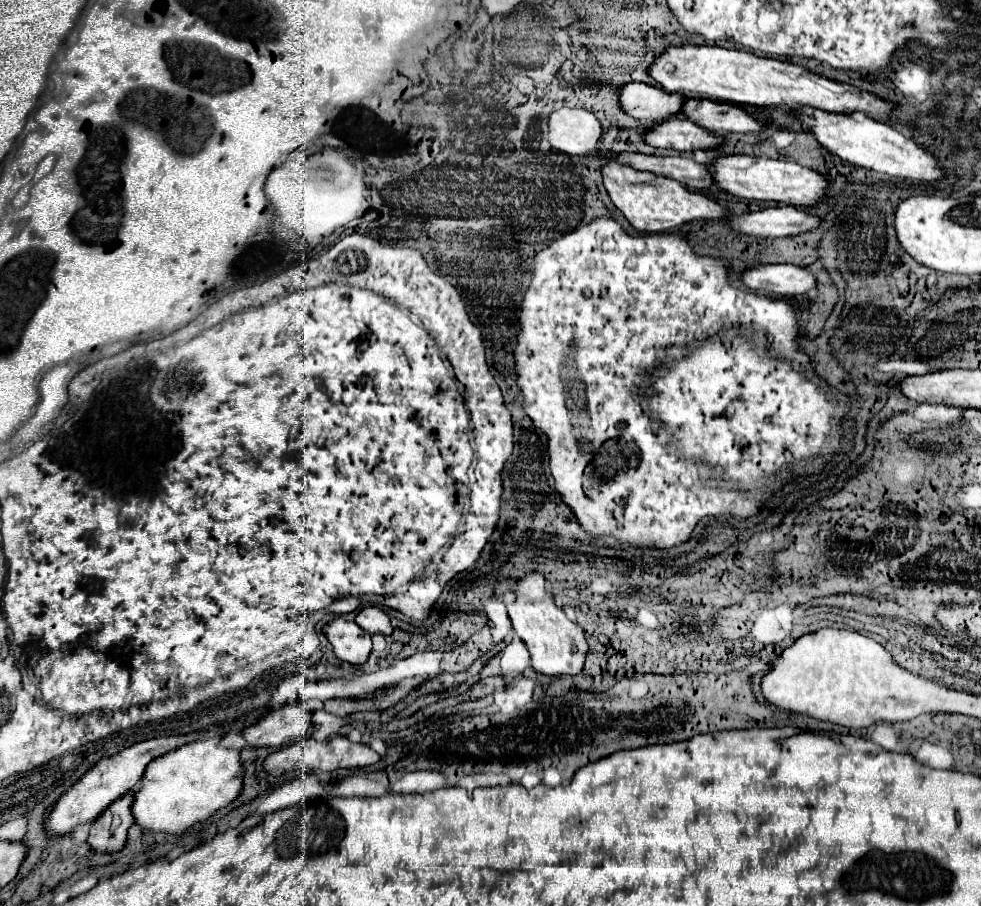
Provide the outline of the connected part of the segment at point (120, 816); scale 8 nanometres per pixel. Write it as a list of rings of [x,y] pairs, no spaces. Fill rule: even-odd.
[[[134,791],[128,793],[126,797],[116,799],[102,811],[102,815],[92,823],[88,837],[90,847],[94,847],[98,853],[114,853],[124,847],[128,829],[136,821],[130,809],[132,803],[134,803]]]

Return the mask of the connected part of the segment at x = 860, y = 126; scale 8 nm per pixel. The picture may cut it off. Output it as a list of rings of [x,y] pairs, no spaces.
[[[802,107],[796,113],[796,117],[810,129],[810,133],[818,139],[820,145],[824,145],[828,151],[836,153],[840,159],[848,163],[886,173],[890,177],[902,177],[924,183],[940,183],[946,179],[946,171],[934,153],[920,147],[914,139],[904,137],[888,123],[864,117],[864,113],[852,113],[852,117],[848,117],[812,107]]]

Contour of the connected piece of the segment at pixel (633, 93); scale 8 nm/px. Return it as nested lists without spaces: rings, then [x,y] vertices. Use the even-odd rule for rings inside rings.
[[[628,83],[620,89],[622,109],[648,123],[662,123],[682,115],[684,101],[684,93],[668,93],[652,83]]]

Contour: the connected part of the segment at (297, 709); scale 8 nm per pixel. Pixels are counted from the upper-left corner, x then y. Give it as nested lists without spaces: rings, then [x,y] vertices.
[[[304,701],[284,705],[242,731],[250,747],[284,747],[300,741],[312,729],[312,711]]]

